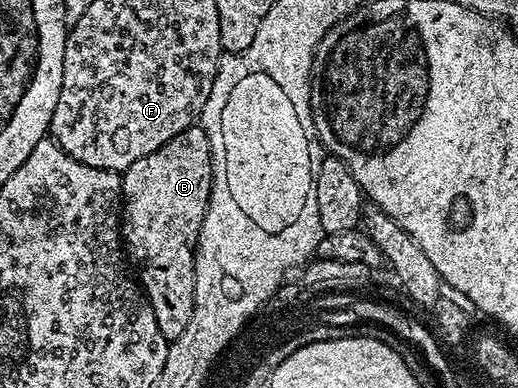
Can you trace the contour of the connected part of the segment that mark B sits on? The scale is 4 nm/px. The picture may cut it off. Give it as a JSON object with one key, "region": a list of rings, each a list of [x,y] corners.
{"region":[[[202,124],[191,125],[185,131],[178,133],[173,139],[169,139],[157,151],[137,159],[122,174],[123,195],[121,198],[121,213],[125,218],[125,249],[133,260],[139,264],[139,273],[137,272],[137,281],[144,293],[147,294],[147,302],[153,307],[153,315],[157,319],[157,327],[161,327],[161,335],[165,335],[168,343],[175,341],[189,325],[193,319],[193,307],[195,306],[195,250],[199,243],[199,232],[201,231],[202,221],[207,214],[207,208],[211,202],[211,186],[215,180],[215,164],[211,158],[211,144],[209,135],[203,130]]]}

